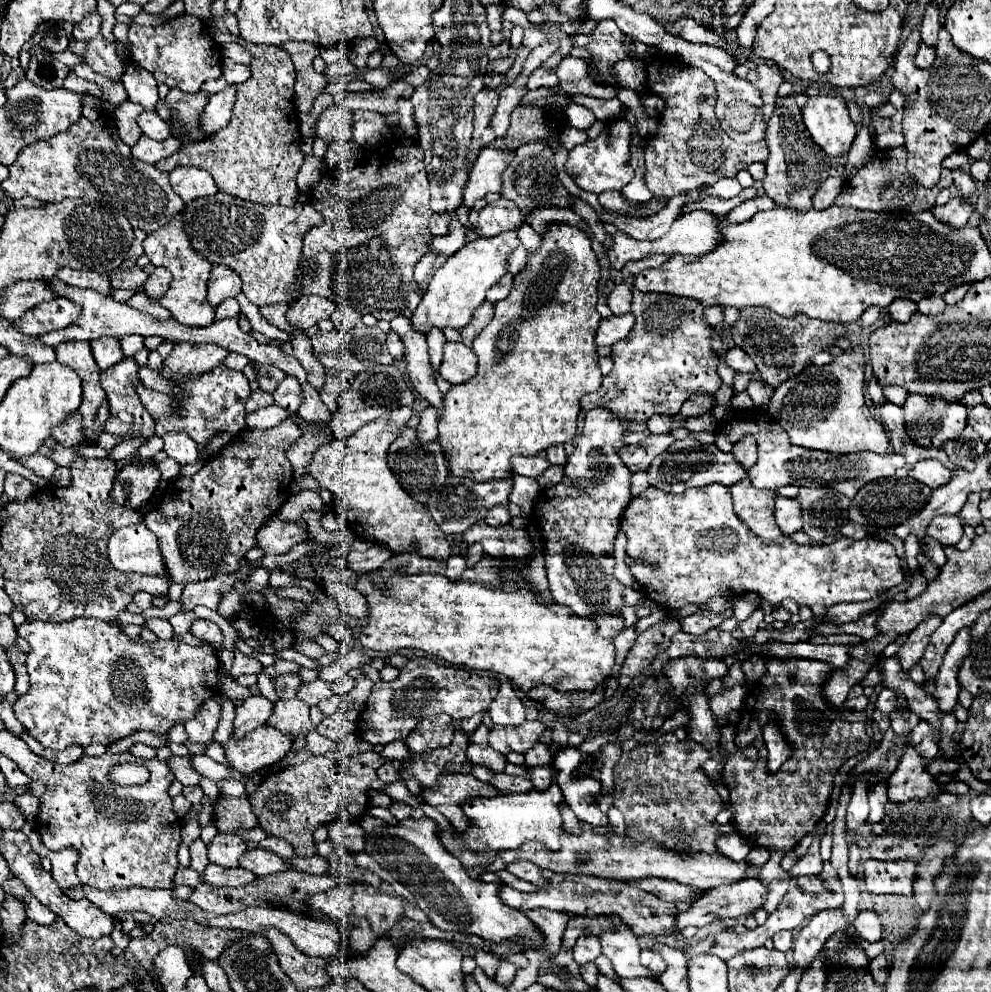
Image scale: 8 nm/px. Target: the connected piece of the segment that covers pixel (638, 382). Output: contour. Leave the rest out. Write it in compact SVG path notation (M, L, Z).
M636 288L632 290L632 294L632 314L636 316L636 324L622 342L616 342L612 346L614 370L604 376L598 392L580 398L580 408L584 412L592 408L608 408L614 418L648 422L648 418L654 414L678 414L680 406L692 394L714 394L722 386L722 380L716 374L716 366L722 360L722 340L716 330L704 322L704 306L698 306L698 302L694 300L674 298L668 294L642 294Z

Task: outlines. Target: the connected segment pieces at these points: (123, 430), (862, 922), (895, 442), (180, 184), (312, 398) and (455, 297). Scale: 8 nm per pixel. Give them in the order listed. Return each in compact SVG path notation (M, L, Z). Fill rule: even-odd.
M124 358L122 362L118 362L118 366L112 366L110 370L100 372L100 386L106 392L108 398L108 410L110 416L102 426L102 432L120 436L120 438L134 438L134 436L142 436L142 438L150 438L154 436L154 420L148 414L148 410L140 404L138 394L134 390L134 384L138 382L138 364L134 362L134 358Z
M872 910L860 912L858 918L854 920L854 928L858 930L858 934L860 934L862 940L868 940L868 942L882 940L882 928L880 928L878 914L872 912Z
M884 402L882 406L876 406L876 414L890 438L892 450L896 454L902 454L906 458L908 464L916 464L920 460L940 460L942 464L948 462L946 454L942 454L942 450L926 450L922 446L914 446L914 442L910 442L906 438L906 430L904 430L904 422L902 422L902 408L890 402Z
M196 166L174 168L170 172L170 186L182 198L184 204L190 204L196 198L212 196L212 194L218 192L216 184L214 184L214 178L206 170L196 168Z
M308 382L302 384L302 404L296 414L308 422L318 422L318 420L330 422L332 418L326 404L320 400L320 392L316 392Z
M512 230L494 238L476 238L468 242L462 250L458 250L458 254L450 256L446 264L434 272L420 306L410 318L414 330L428 334L432 328L464 328L470 322L472 312L486 300L488 288L494 286L506 274L506 260L512 250L518 248L518 244L520 240Z

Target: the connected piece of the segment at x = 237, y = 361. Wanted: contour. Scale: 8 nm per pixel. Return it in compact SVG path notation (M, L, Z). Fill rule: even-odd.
M230 352L230 356L226 356L226 362L222 362L222 364L224 364L224 366L230 366L230 368L234 368L234 370L242 370L248 362L250 362L250 360L248 360L246 356Z

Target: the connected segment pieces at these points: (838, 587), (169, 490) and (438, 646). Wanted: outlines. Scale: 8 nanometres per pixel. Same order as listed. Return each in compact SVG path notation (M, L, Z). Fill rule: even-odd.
M710 484L704 488L704 492L676 496L648 488L644 494L630 500L628 508L624 510L622 530L628 536L626 554L628 558L634 558L634 562L630 562L634 578L644 588L644 594L664 610L678 610L686 604L702 604L712 596L732 600L746 592L754 592L774 606L786 598L792 598L800 606L810 606L812 610L820 608L822 618L834 604L872 600L904 582L904 570L896 550L892 544L880 538L870 536L852 540L842 536L828 546L798 546L788 536L780 536L778 540L770 542L758 538L744 522L738 522L732 510L730 490L726 486Z
M294 420L268 430L242 430L228 448L204 462L190 478L166 486L160 502L144 514L144 524L158 536L160 554L170 580L176 584L202 582L240 568L240 556L256 542L258 528L276 516L290 496L292 468L286 450L302 436Z
M536 552L528 564L518 564L508 558L482 558L478 566L466 568L458 580L448 580L444 574L394 574L386 580L384 588L374 588L372 574L360 574L356 578L356 590L368 602L366 624L358 634L358 642L368 650L424 650L456 666L502 674L522 692L528 692L538 684L554 686L560 692L590 692L602 684L614 666L614 644L596 634L596 624L590 618L578 618L576 614L570 614L566 606L556 602L550 606L538 606L538 594L548 600L552 598L540 552Z

